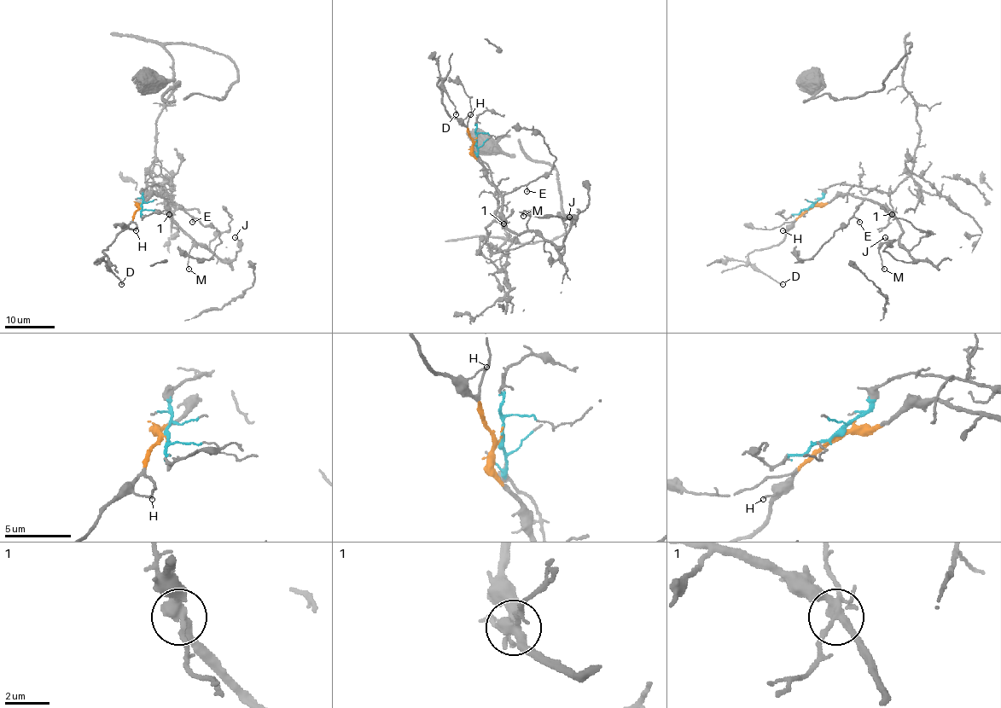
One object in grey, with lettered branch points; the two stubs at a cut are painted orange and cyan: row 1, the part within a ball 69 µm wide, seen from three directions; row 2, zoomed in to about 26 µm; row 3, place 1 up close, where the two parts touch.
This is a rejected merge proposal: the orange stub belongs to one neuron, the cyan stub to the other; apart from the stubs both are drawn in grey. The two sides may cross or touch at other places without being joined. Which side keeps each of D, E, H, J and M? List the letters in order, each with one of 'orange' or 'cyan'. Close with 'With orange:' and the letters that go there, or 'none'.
D: orange
E: orange
H: orange
J: orange
M: orange
With orange: D, E, H, J, M

